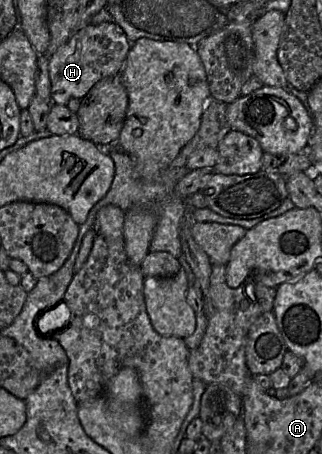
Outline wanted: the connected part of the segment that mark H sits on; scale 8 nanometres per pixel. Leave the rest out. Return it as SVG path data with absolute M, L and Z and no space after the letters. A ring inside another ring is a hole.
M115 22L88 24L49 57L51 100L67 106L71 99L82 99L101 79L120 74L131 42Z

